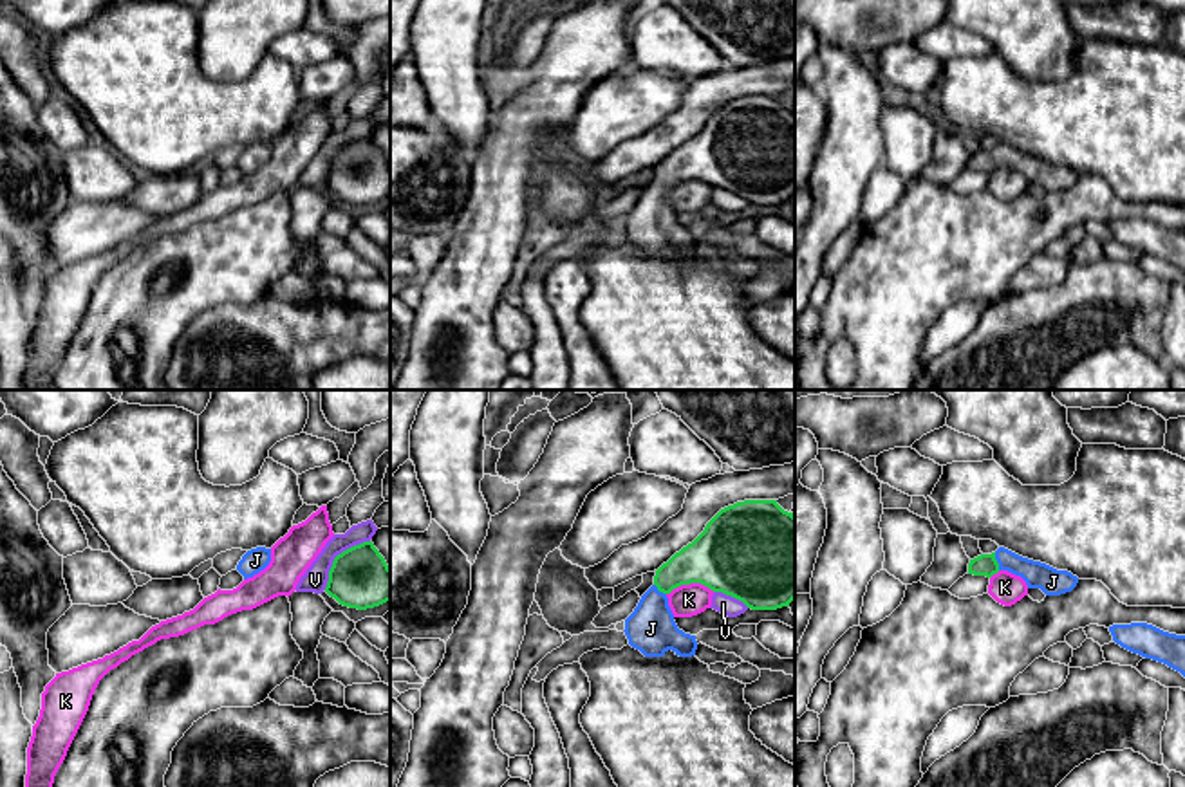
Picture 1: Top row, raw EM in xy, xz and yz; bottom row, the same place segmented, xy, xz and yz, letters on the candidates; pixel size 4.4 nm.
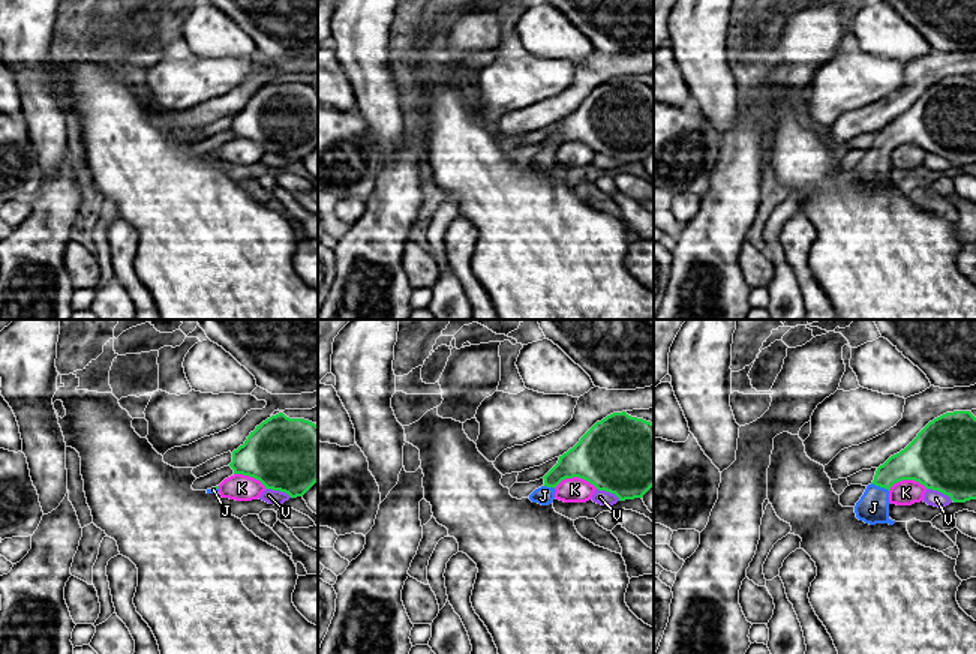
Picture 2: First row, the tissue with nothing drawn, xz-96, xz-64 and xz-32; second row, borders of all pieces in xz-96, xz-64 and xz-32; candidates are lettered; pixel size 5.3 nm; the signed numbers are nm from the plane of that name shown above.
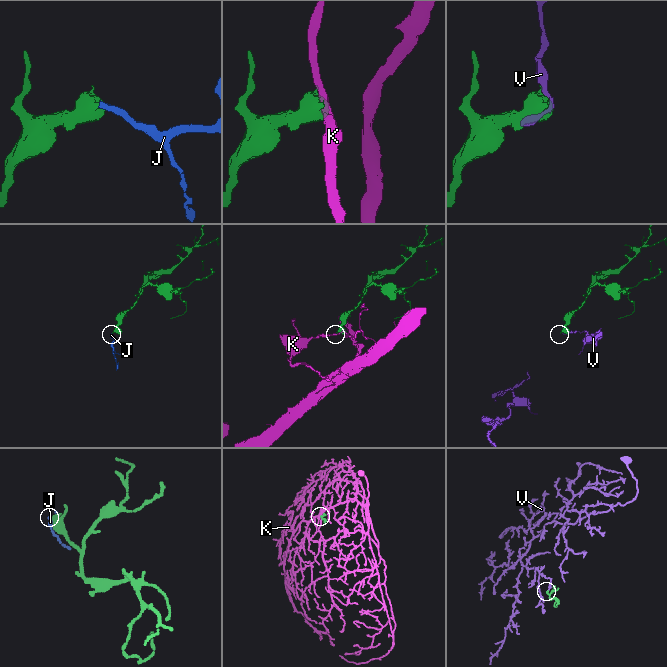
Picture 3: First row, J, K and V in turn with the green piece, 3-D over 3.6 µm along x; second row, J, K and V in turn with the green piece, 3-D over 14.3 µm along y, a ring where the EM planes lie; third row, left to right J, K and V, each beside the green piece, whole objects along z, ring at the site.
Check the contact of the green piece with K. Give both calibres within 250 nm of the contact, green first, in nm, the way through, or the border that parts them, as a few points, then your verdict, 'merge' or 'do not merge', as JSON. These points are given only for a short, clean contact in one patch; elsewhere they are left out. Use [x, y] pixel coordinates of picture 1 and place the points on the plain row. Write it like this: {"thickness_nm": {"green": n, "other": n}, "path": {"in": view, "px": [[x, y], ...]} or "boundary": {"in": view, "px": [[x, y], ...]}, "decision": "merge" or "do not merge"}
{"thickness_nm": {"green": 380, "other": 140}, "boundary": {"in": "xz", "px": [[714, 186], [699, 179], [681, 179], [667, 190]]}, "decision": "do not merge"}

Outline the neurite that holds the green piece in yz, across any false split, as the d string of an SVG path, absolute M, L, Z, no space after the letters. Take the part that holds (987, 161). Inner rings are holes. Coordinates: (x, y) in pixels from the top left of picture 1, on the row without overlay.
M1004 143L992 150L981 150L968 159L968 170L992 173L999 166L1021 171L1028 184L1040 184L1046 191L1071 188L1078 173L1068 166L1057 166L1046 159L1022 153Z

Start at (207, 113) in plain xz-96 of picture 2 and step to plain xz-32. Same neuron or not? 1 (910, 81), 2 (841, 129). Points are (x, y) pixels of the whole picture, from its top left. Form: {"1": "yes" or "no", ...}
{"1": "yes", "2": "yes"}

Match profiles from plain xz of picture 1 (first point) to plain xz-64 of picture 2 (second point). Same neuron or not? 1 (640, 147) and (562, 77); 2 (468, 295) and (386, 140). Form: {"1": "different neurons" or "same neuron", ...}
{"1": "different neurons", "2": "different neurons"}

